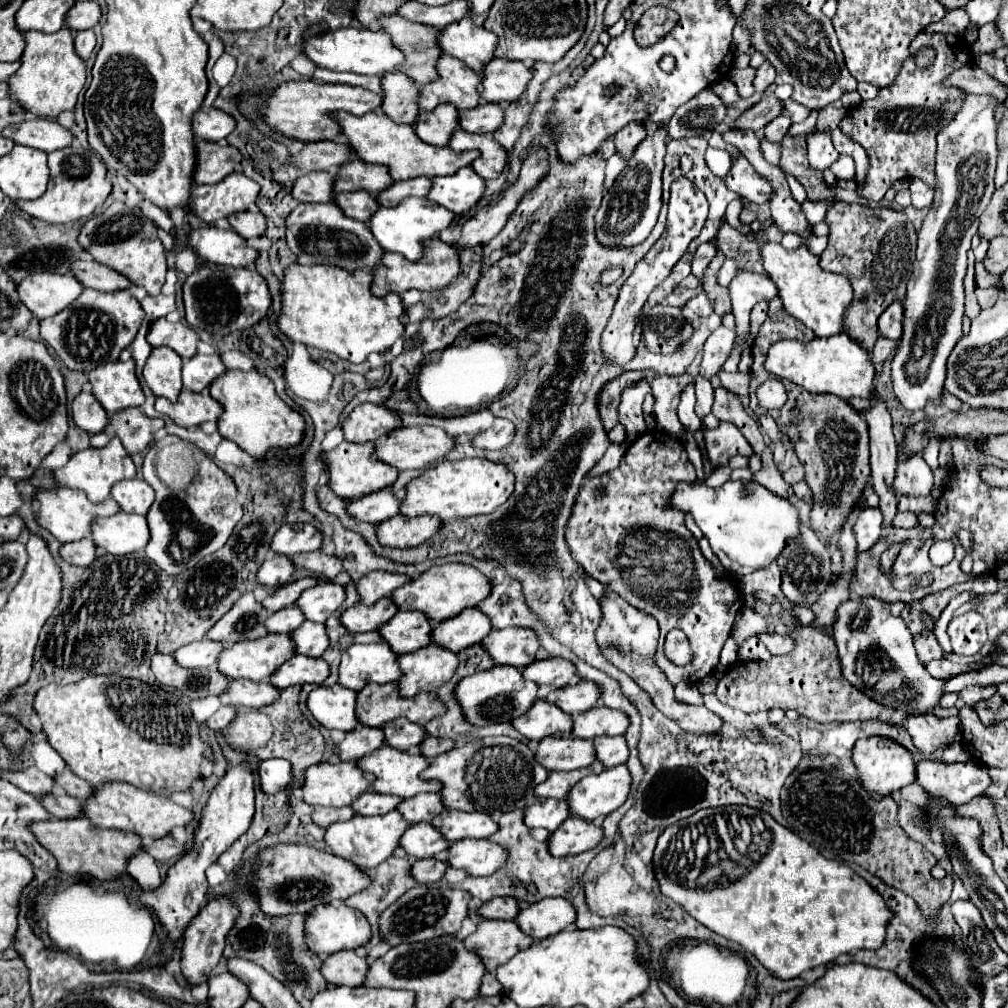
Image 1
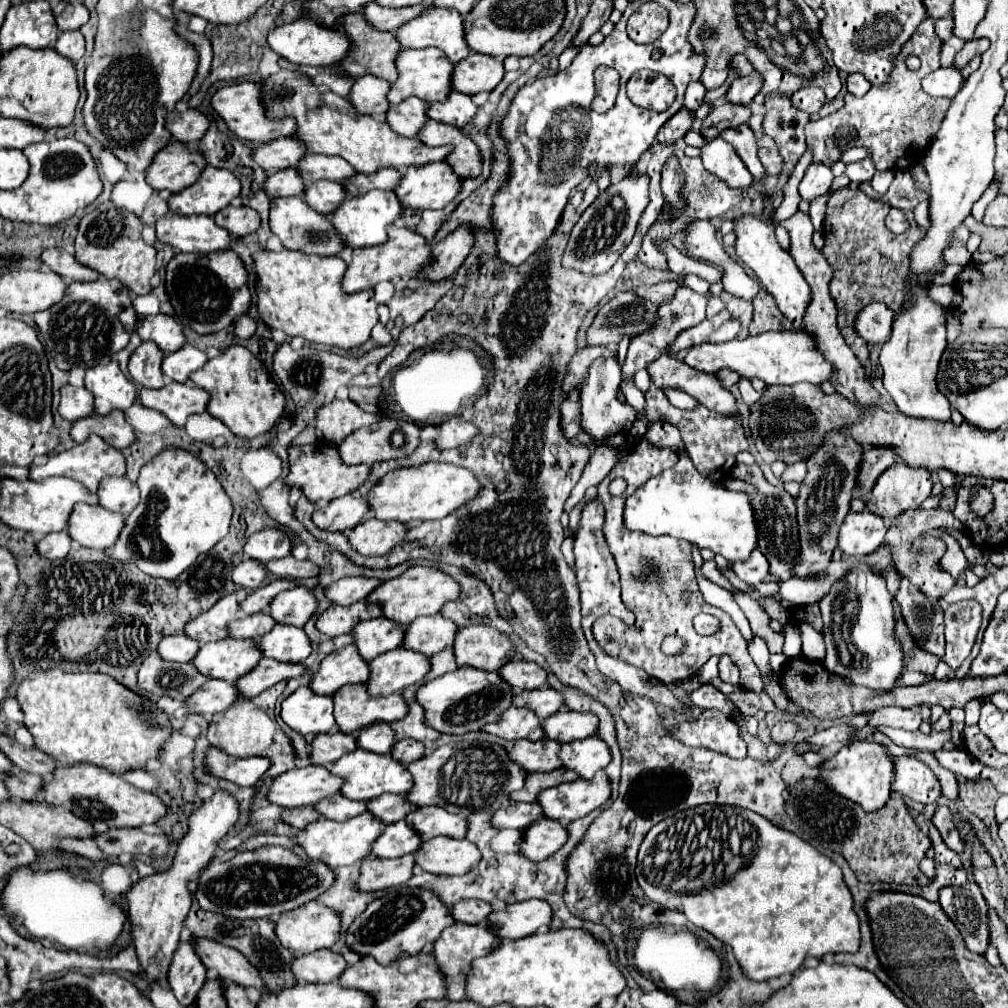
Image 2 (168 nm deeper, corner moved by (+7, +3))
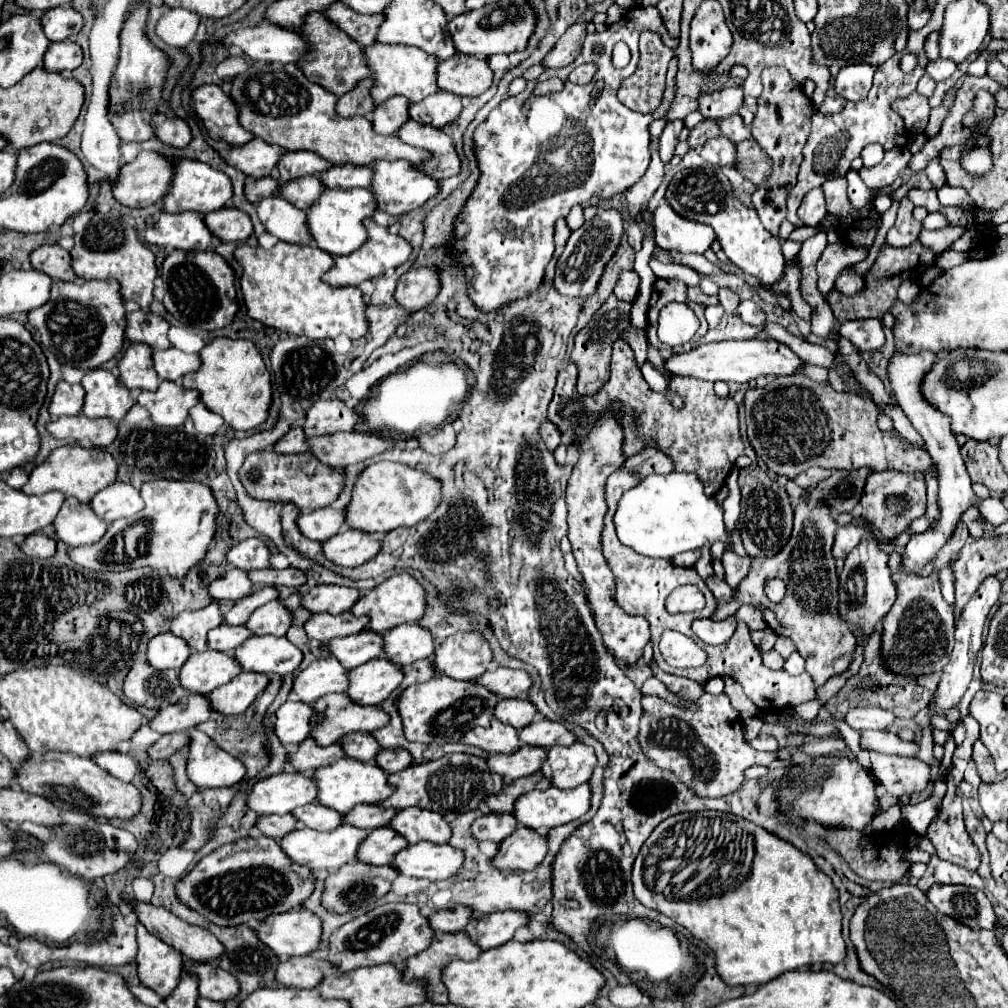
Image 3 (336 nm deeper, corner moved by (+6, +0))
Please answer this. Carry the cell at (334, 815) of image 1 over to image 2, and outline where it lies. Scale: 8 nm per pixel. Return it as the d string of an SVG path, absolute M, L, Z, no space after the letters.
M303 806L303 808L291 808L291 810L283 810L281 812L281 822L303 830L307 824L319 820L319 814L311 808L311 806Z

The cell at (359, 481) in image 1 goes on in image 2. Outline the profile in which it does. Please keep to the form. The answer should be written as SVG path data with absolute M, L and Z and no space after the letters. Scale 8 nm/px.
M315 442L311 446L289 446L287 454L289 454L289 474L283 478L283 482L291 488L293 486L301 488L301 492L307 496L307 500L315 502L315 504L329 502L329 500L335 500L335 498L341 498L341 496L353 492L369 476L367 464L359 464L359 466L343 464L337 448L331 444Z

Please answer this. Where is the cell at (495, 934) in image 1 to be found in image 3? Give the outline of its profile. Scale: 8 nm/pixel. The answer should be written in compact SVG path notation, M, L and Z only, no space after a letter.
M464 931L460 933L436 933L432 939L432 945L408 959L404 965L404 979L414 981L414 979L426 979L428 981L428 1001L432 1003L448 1003L448 991L444 989L442 983L442 969L446 963L464 959L464 961L474 961L482 949L468 937Z

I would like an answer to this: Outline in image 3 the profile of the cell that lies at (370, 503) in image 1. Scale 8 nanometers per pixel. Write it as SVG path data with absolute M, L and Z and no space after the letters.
M324 507L306 511L298 517L298 527L308 539L324 543L324 539L330 539L332 535L346 529L346 509Z

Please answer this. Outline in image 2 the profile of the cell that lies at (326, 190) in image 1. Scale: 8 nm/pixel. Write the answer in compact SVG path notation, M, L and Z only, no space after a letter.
M285 168L283 172L269 174L263 182L263 190L271 198L279 196L301 196L303 194L303 180L295 168Z

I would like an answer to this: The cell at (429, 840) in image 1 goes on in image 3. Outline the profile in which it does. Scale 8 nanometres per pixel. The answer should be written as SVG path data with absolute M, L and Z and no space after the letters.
M390 827L374 829L368 839L364 839L364 845L360 845L358 859L368 865L390 865L394 857L406 847L406 839L392 831Z

